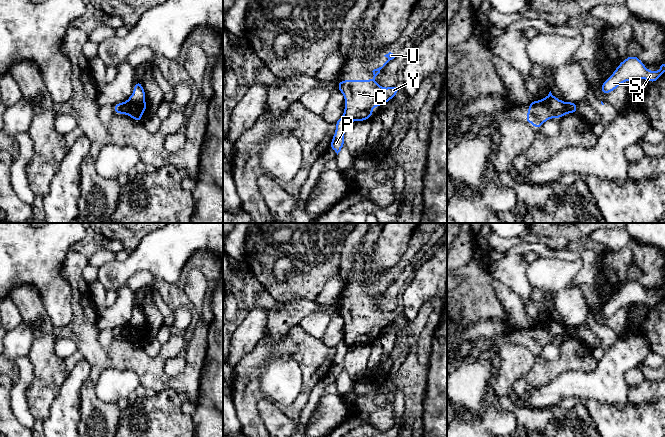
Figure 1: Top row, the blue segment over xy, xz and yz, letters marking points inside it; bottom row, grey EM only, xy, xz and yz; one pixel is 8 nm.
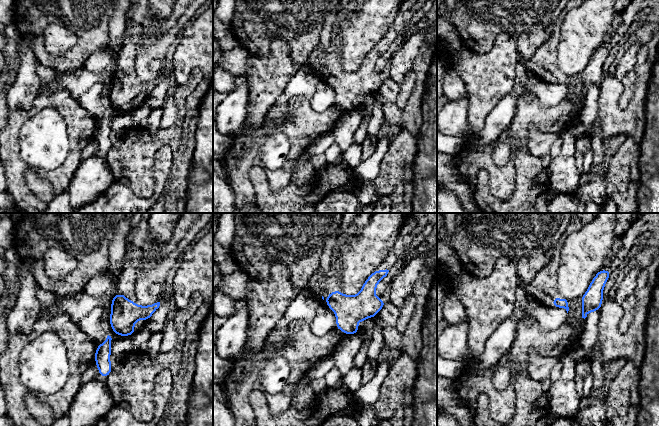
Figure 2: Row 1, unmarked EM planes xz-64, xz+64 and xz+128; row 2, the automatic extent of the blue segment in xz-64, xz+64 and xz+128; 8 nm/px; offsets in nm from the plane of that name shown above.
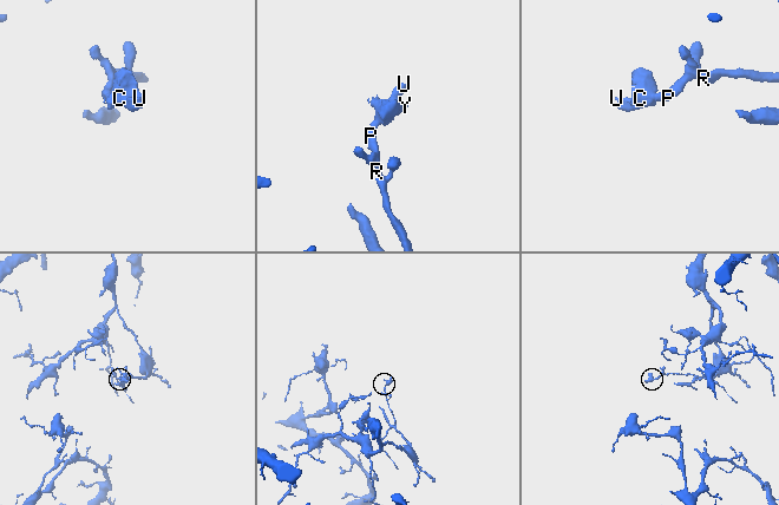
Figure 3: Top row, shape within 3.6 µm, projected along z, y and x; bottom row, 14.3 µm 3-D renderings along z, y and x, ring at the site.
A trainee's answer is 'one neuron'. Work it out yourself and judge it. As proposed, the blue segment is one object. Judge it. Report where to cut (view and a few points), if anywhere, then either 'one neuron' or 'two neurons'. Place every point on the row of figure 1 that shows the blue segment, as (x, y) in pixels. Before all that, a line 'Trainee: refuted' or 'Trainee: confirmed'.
Trainee: refuted
cut in xy along (122, 103), (123, 112); two neurons

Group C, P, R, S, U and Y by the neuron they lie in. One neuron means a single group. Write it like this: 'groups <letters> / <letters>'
groups C U Y / P R S

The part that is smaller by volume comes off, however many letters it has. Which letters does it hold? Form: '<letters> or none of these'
C, U, Y

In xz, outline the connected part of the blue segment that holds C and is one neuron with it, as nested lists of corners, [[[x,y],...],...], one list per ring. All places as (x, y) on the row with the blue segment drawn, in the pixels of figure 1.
[[[391,52],[384,56],[388,60],[382,67],[372,71],[374,76],[371,80],[342,80],[338,82],[337,88],[345,98],[344,117],[348,121],[371,120],[369,116],[375,115],[371,109],[376,105],[382,107],[400,91],[399,86],[383,88],[375,81],[380,70],[395,58],[395,55]]]

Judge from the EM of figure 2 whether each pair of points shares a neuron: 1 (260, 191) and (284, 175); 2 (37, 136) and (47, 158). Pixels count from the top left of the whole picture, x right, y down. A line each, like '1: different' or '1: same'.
1: different
2: same

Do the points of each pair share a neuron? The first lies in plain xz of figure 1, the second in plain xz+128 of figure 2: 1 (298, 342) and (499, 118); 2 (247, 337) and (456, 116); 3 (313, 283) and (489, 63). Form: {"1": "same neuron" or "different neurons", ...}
{"1": "different neurons", "2": "same neuron", "3": "different neurons"}

